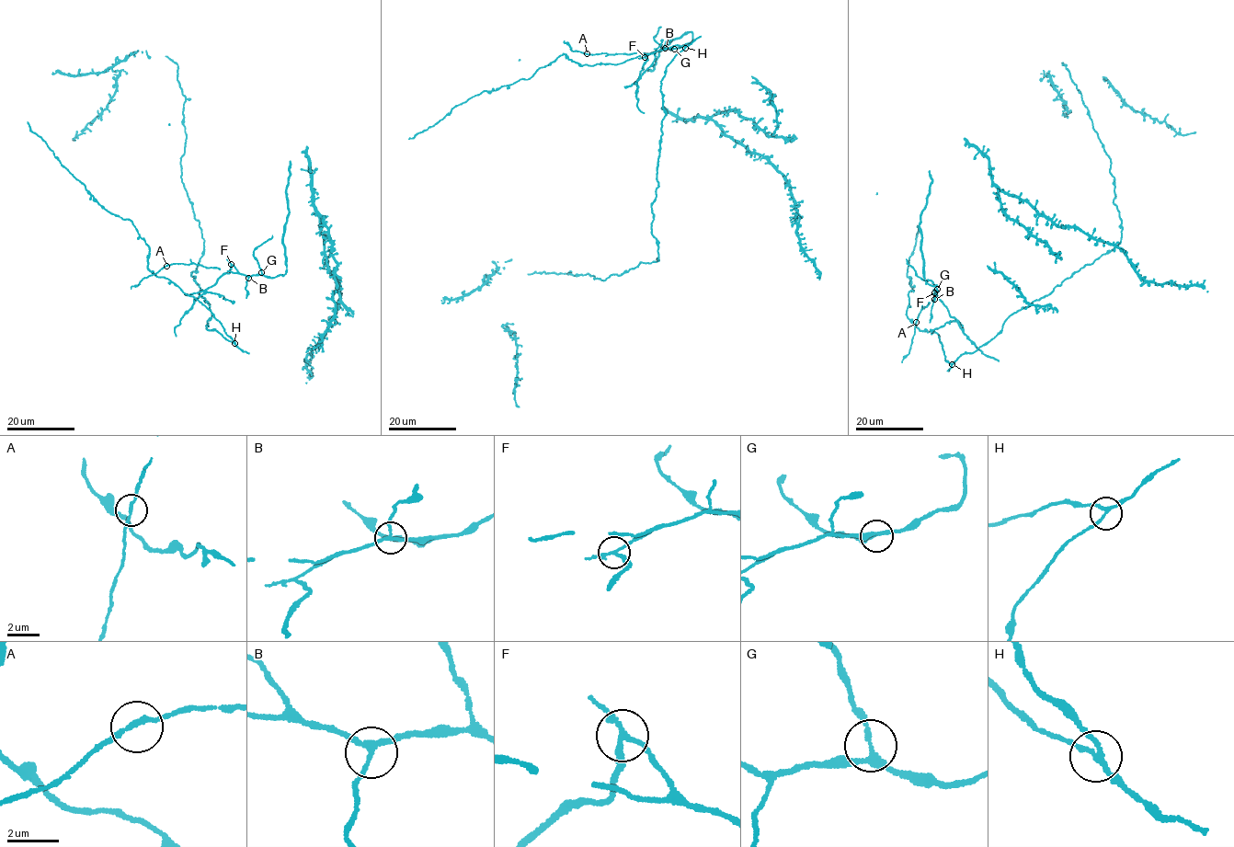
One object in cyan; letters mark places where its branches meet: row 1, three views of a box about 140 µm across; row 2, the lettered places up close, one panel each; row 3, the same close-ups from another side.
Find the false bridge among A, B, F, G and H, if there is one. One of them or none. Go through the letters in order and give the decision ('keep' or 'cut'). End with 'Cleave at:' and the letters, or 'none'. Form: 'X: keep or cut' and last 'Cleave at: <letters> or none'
A: keep
B: keep
F: cut
G: keep
H: keep
Cleave at: F

